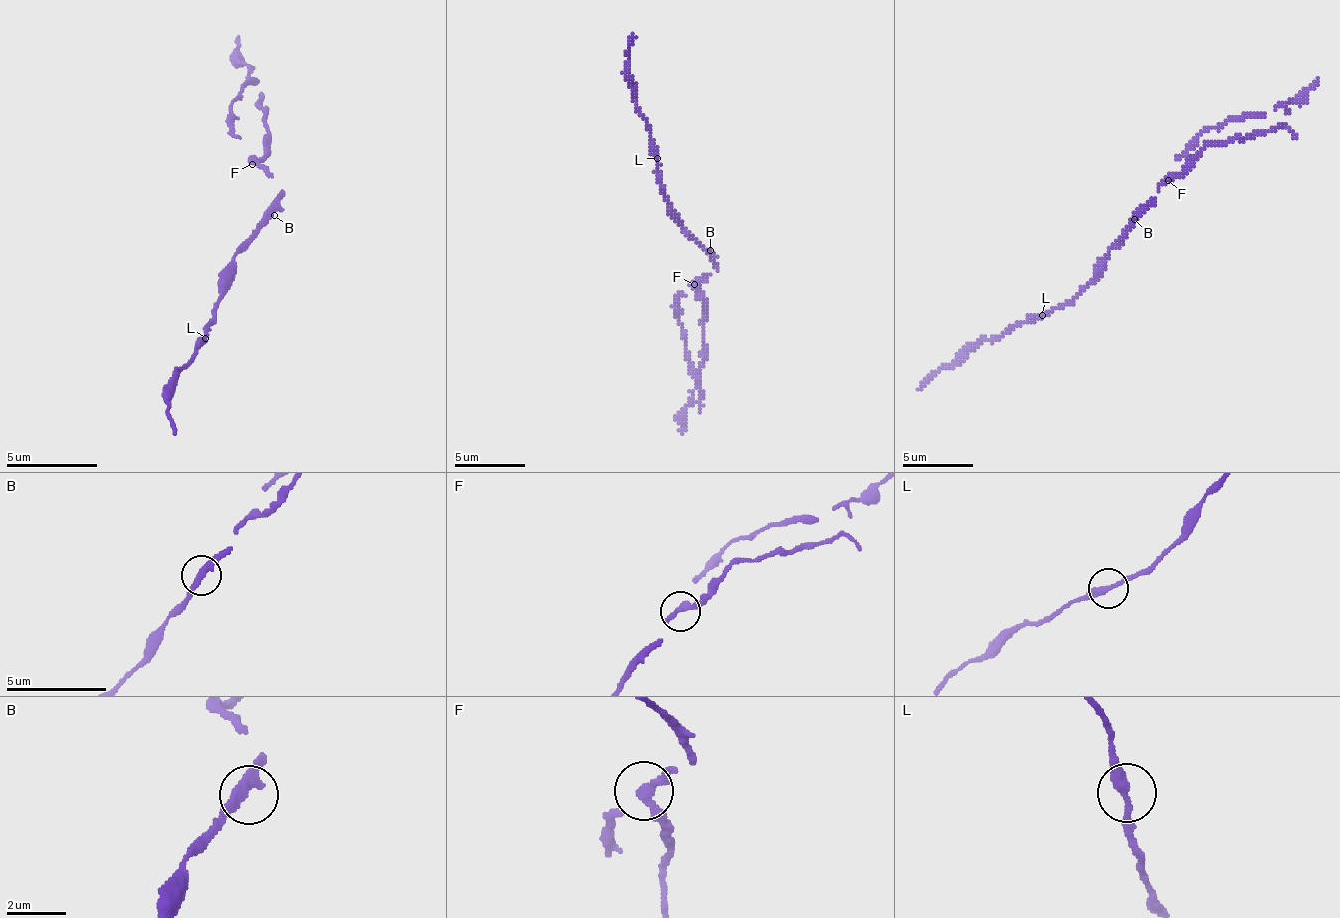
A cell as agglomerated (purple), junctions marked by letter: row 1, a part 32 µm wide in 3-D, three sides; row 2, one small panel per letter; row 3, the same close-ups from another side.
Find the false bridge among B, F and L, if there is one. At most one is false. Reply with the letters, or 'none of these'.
none of these

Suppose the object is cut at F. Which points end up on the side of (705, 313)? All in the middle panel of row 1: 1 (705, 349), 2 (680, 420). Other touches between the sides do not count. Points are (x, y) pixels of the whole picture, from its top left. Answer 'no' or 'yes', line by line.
1: yes
2: no

